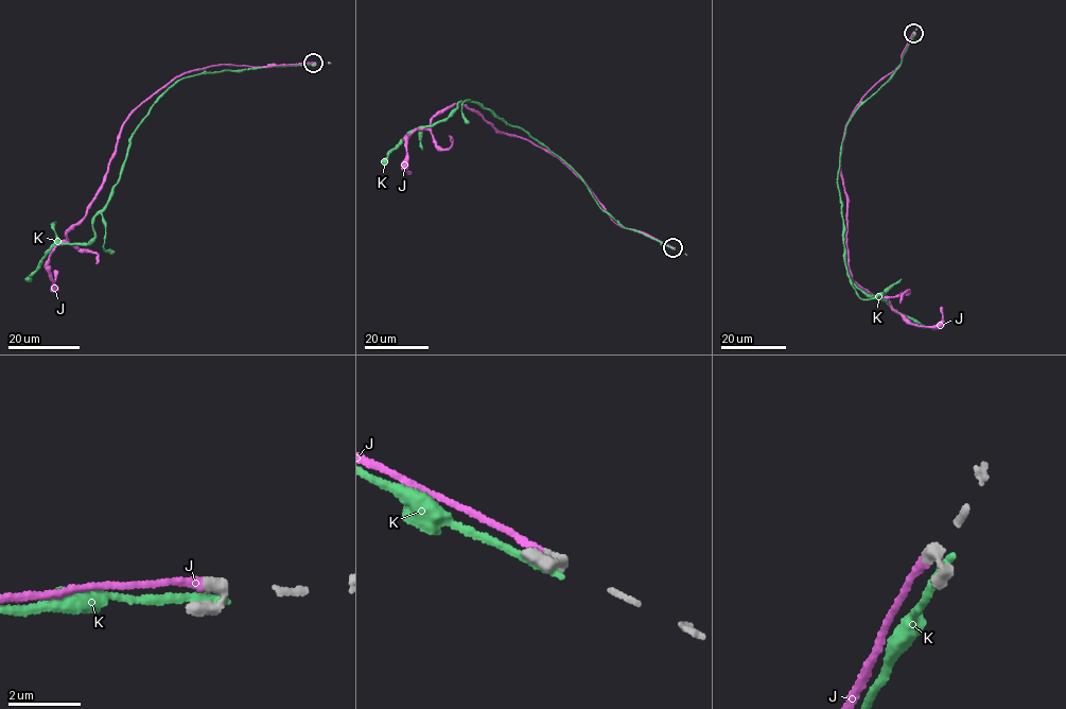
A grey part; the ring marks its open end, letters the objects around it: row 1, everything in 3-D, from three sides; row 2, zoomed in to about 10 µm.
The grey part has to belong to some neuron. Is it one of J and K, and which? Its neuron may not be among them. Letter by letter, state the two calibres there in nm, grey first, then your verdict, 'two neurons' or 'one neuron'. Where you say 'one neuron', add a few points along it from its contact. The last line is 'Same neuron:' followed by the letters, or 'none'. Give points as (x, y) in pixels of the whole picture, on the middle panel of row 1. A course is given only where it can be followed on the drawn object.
J: 320/220 nm | one neuron | via (673, 247), (621, 227), (557, 157), (500, 132), (458, 103), (407, 137), (405, 169), (412, 172)
K: 400/260 nm | two neurons
Same neuron: J

